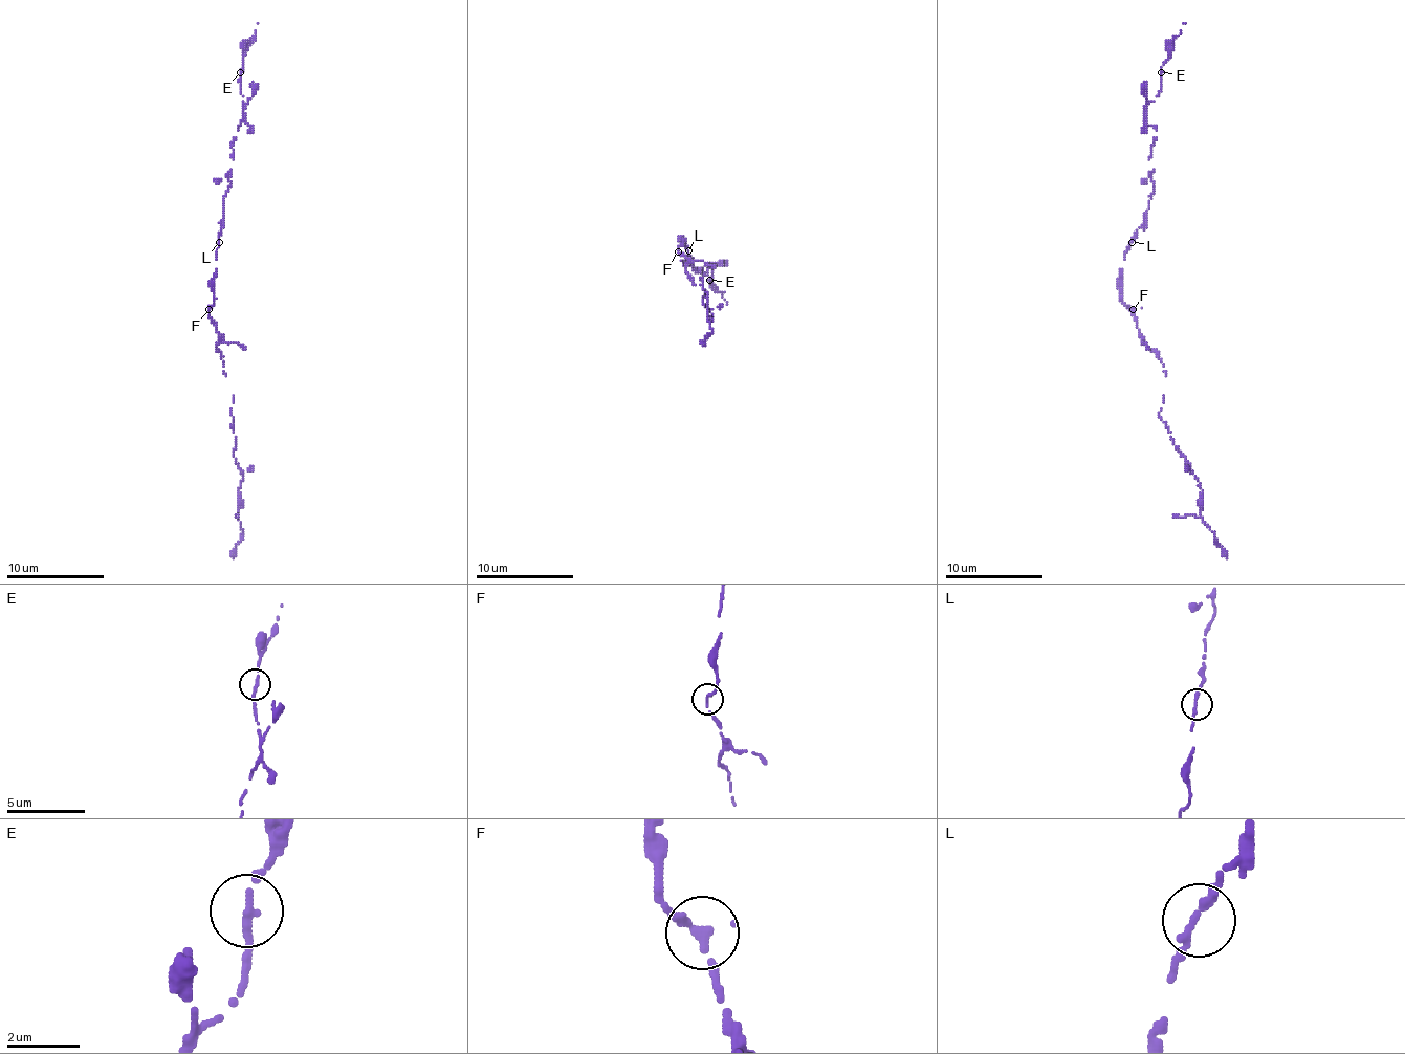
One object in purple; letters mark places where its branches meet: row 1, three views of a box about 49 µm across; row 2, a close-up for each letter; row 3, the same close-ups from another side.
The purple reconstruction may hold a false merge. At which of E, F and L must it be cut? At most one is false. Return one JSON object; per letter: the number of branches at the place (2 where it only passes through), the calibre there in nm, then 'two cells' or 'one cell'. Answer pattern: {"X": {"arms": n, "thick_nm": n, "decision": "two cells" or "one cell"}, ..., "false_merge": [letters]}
{"E": {"arms": 2, "thick_nm": 200, "decision": "one cell"}, "F": {"arms": 2, "thick_nm": 200, "decision": "one cell"}, "L": {"arms": 2, "thick_nm": 200, "decision": "one cell"}, "false_merge": []}

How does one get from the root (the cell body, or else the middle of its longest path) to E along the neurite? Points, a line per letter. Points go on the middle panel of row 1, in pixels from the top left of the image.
E: (683, 241), (696, 272), (703, 267), (707, 275), (712, 263), (709, 280)

